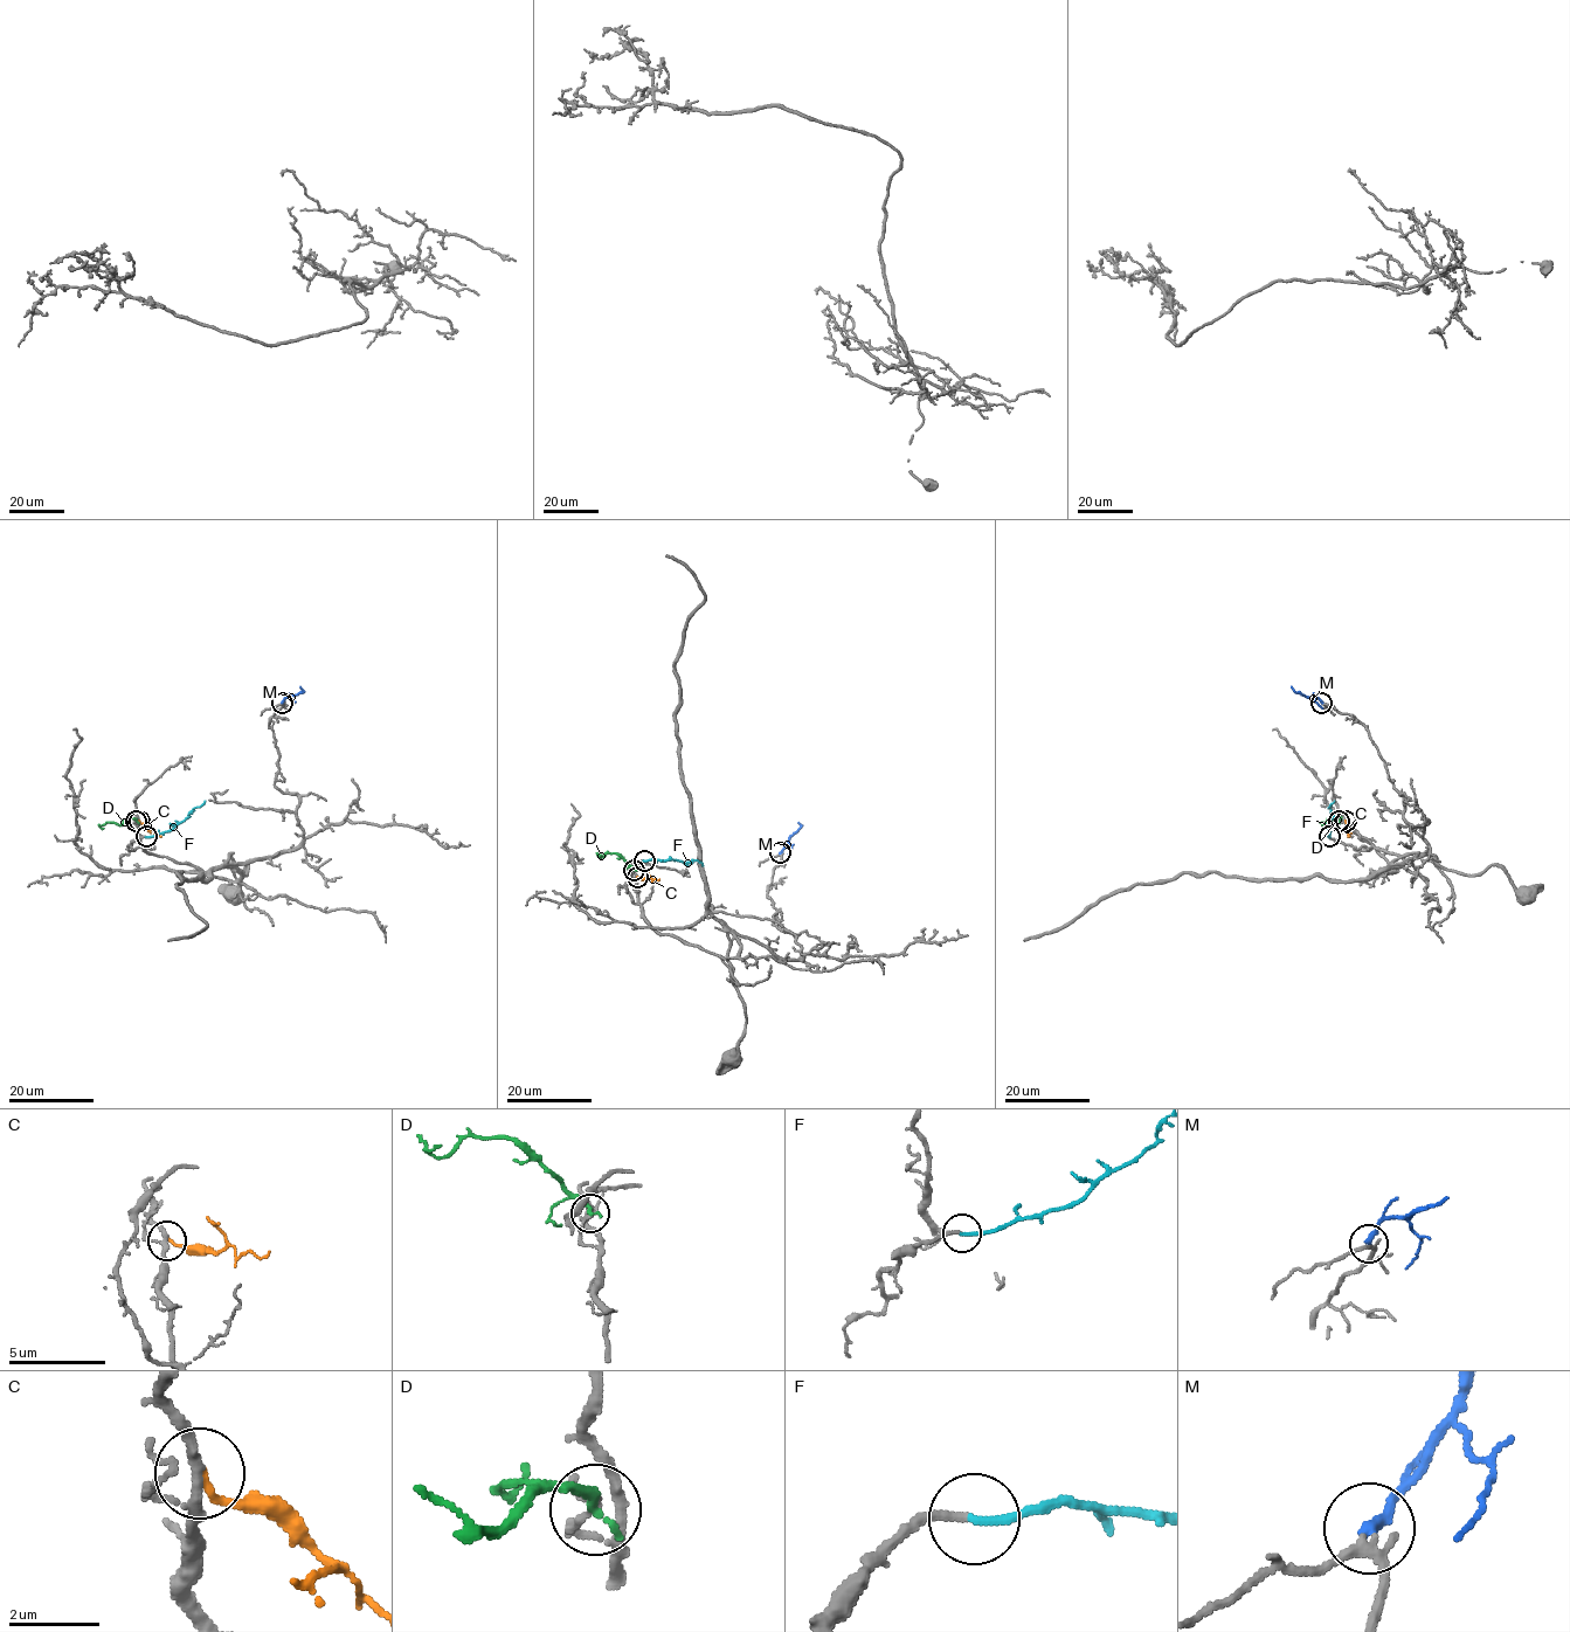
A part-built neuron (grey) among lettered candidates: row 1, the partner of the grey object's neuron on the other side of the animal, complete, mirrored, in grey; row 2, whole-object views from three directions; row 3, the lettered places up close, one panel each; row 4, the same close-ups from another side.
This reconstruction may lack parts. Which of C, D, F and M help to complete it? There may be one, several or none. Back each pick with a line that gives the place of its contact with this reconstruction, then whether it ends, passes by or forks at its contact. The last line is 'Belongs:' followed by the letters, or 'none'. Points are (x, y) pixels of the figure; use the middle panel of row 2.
F: (644, 861) | it ends
Belongs: F

